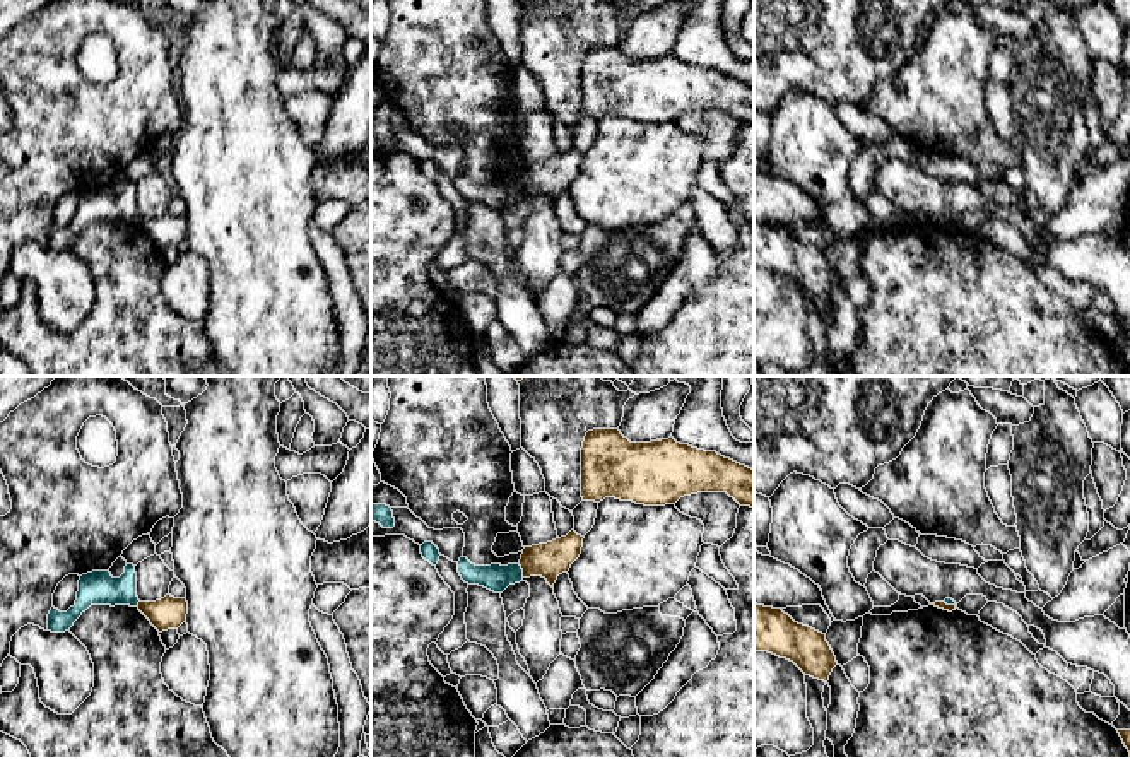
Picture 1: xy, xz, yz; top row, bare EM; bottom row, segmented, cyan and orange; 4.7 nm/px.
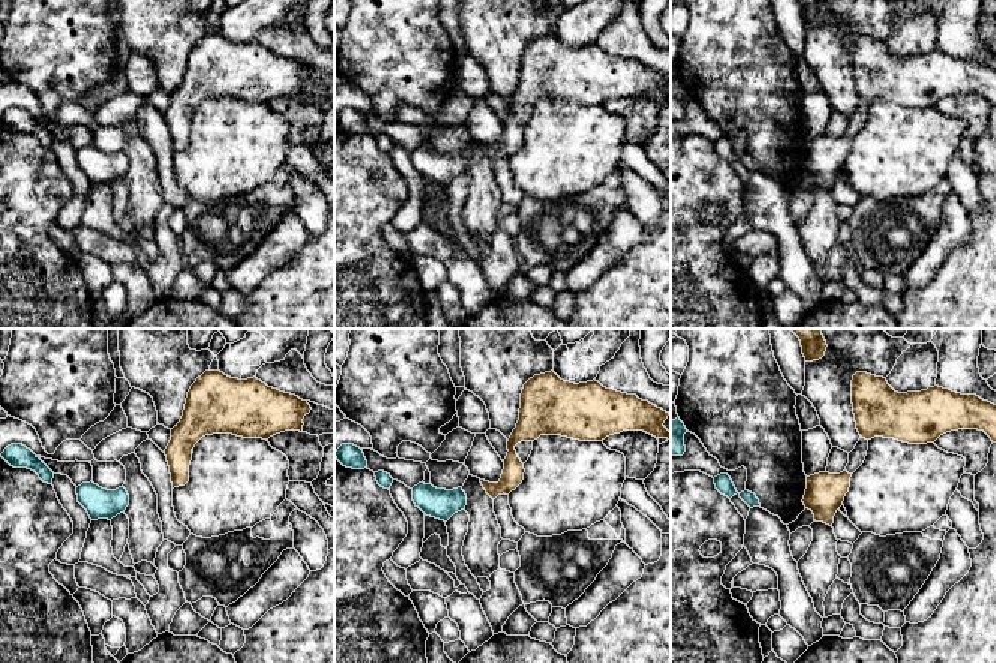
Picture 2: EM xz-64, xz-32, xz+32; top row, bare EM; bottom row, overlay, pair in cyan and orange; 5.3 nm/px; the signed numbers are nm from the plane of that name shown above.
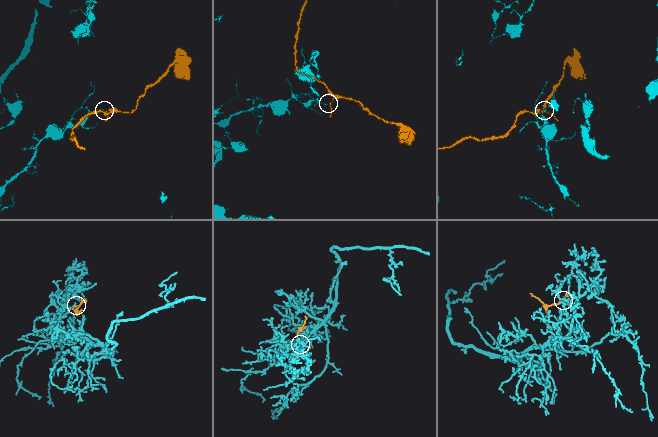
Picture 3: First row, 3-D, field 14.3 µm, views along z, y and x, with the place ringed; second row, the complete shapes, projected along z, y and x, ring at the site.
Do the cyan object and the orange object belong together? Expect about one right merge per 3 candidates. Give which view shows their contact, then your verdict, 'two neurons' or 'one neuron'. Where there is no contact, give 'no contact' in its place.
xz | two neurons

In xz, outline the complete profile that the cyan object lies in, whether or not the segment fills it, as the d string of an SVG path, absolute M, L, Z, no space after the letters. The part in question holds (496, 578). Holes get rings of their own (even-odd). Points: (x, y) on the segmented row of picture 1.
M460 557L458 573L465 583L484 586L494 593L503 593L509 585L523 580L520 564L475 566L467 557Z

